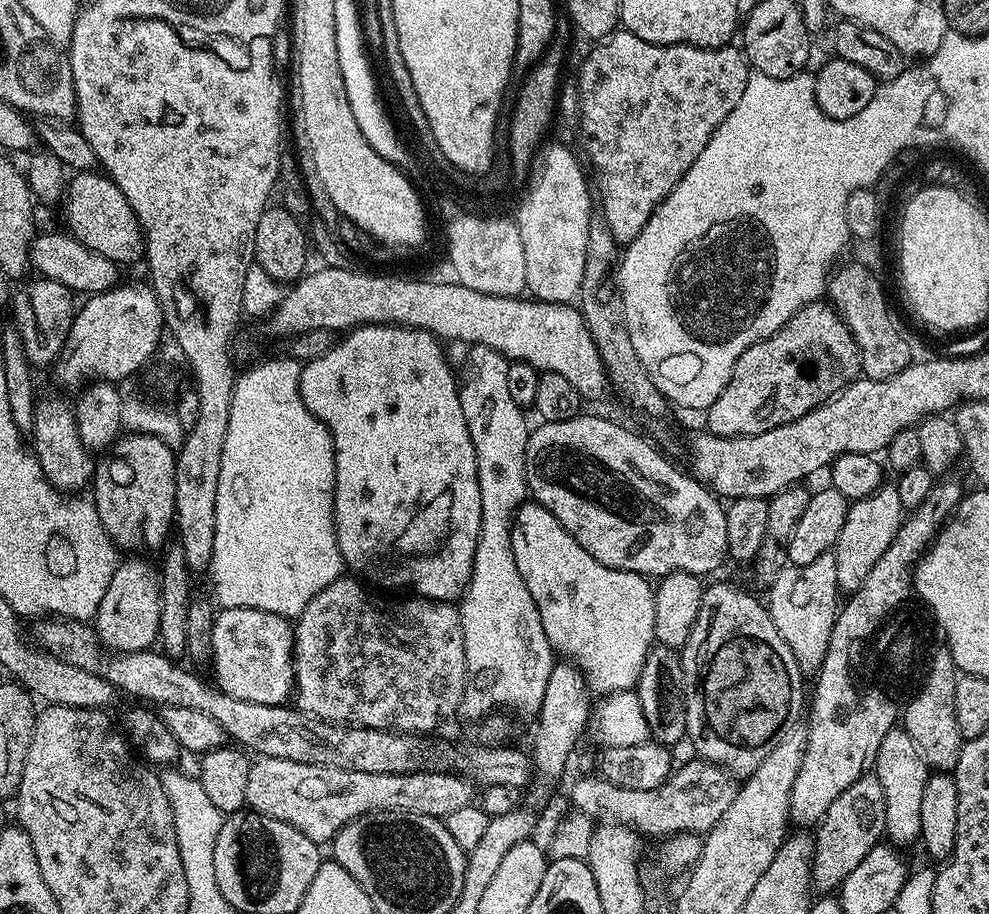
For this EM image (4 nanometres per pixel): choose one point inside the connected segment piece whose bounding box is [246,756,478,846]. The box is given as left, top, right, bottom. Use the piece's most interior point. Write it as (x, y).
(319, 800)

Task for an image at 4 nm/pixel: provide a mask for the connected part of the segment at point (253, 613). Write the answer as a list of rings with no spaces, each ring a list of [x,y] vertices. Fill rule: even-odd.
[[[220,608],[214,622],[210,661],[216,671],[215,686],[230,698],[242,698],[242,702],[287,705],[294,692],[293,631],[287,616],[253,608]]]

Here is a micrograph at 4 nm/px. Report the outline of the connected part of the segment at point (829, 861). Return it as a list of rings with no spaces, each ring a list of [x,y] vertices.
[[[865,774],[858,778],[830,805],[830,810],[820,819],[814,832],[814,854],[812,855],[813,889],[828,894],[839,889],[840,883],[848,877],[850,870],[870,854],[875,844],[881,843],[886,822],[886,798],[882,794],[882,782],[875,774]]]

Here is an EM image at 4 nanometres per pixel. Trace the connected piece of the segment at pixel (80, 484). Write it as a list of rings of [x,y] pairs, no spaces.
[[[48,396],[37,403],[34,426],[30,433],[30,448],[42,466],[42,474],[60,492],[80,494],[91,485],[97,461],[78,436],[76,414],[69,401],[67,404],[56,396]]]

